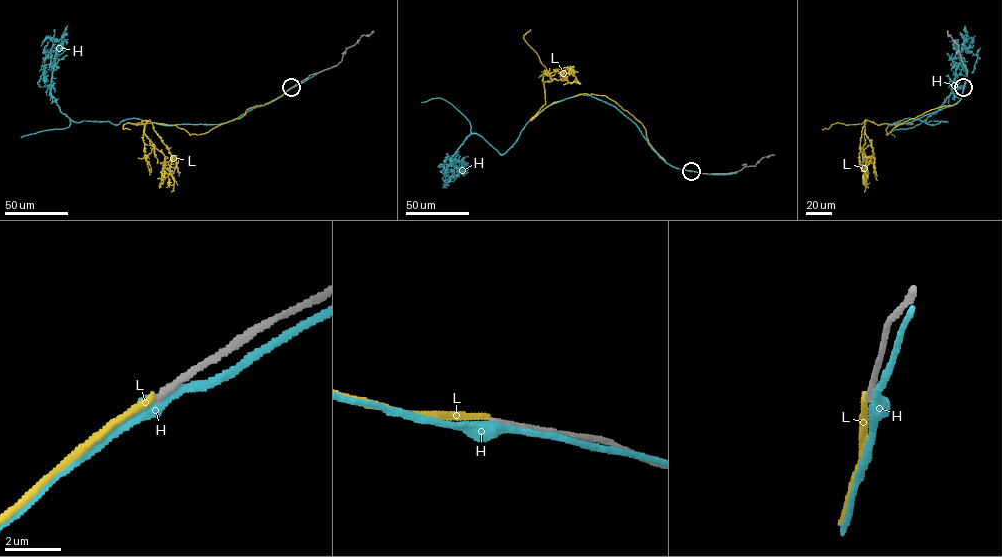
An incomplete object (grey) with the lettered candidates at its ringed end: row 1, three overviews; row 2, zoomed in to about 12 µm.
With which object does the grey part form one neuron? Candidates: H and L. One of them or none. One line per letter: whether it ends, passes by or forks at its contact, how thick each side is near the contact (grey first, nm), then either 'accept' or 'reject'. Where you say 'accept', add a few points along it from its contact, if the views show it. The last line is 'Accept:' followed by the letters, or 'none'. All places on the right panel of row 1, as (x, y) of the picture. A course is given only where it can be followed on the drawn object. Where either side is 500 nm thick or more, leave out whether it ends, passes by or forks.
H: it passes by; 280 nm thick on the grey side, 360 nm on the other; reject
L: it ends there; 240 nm thick on the grey side, 240 nm on the other; reject
Accept: none

